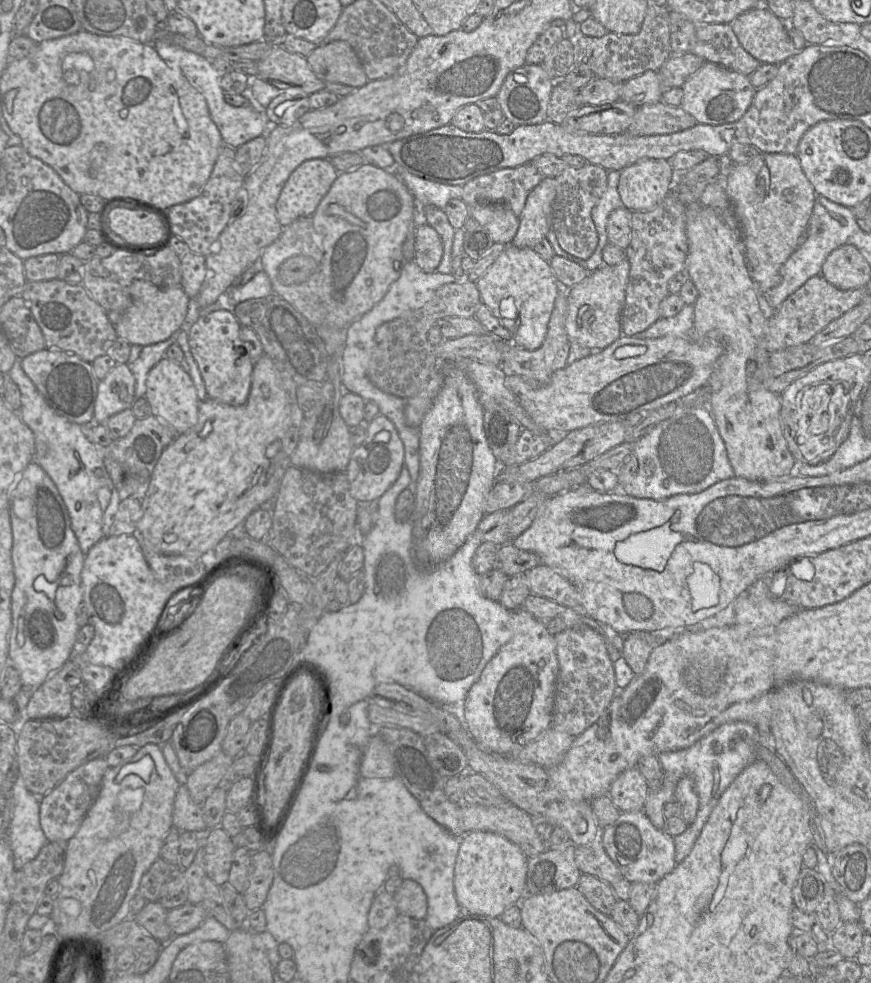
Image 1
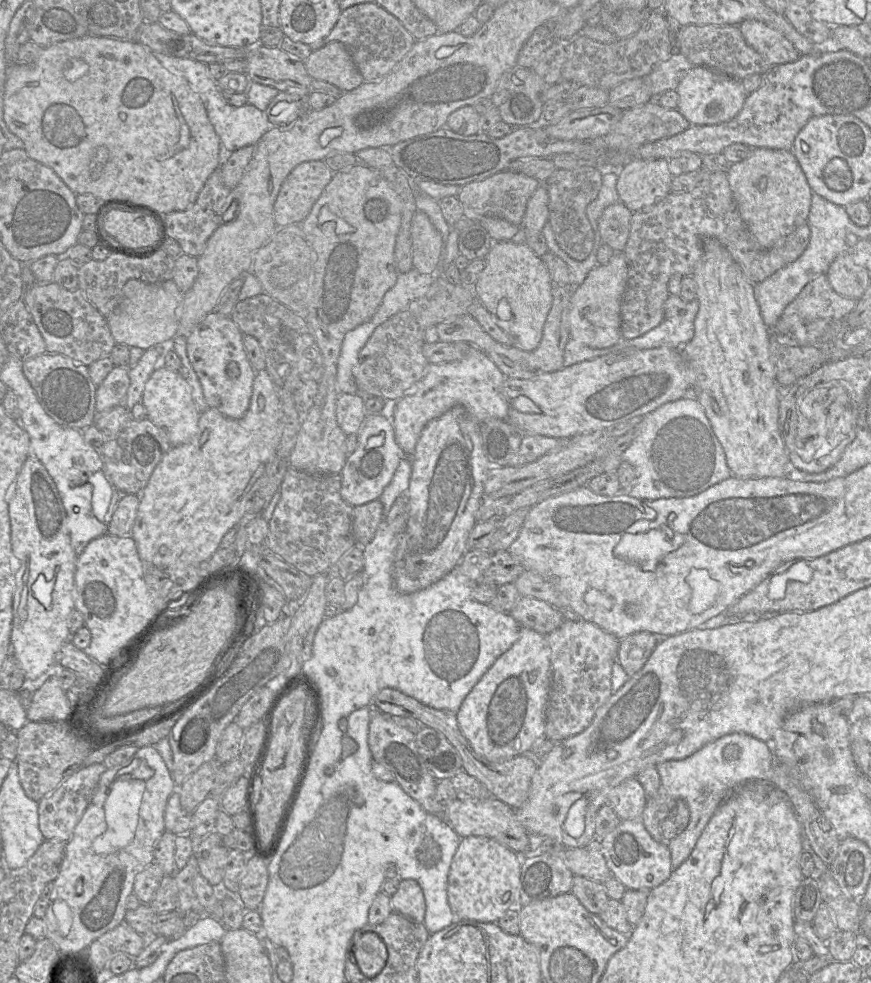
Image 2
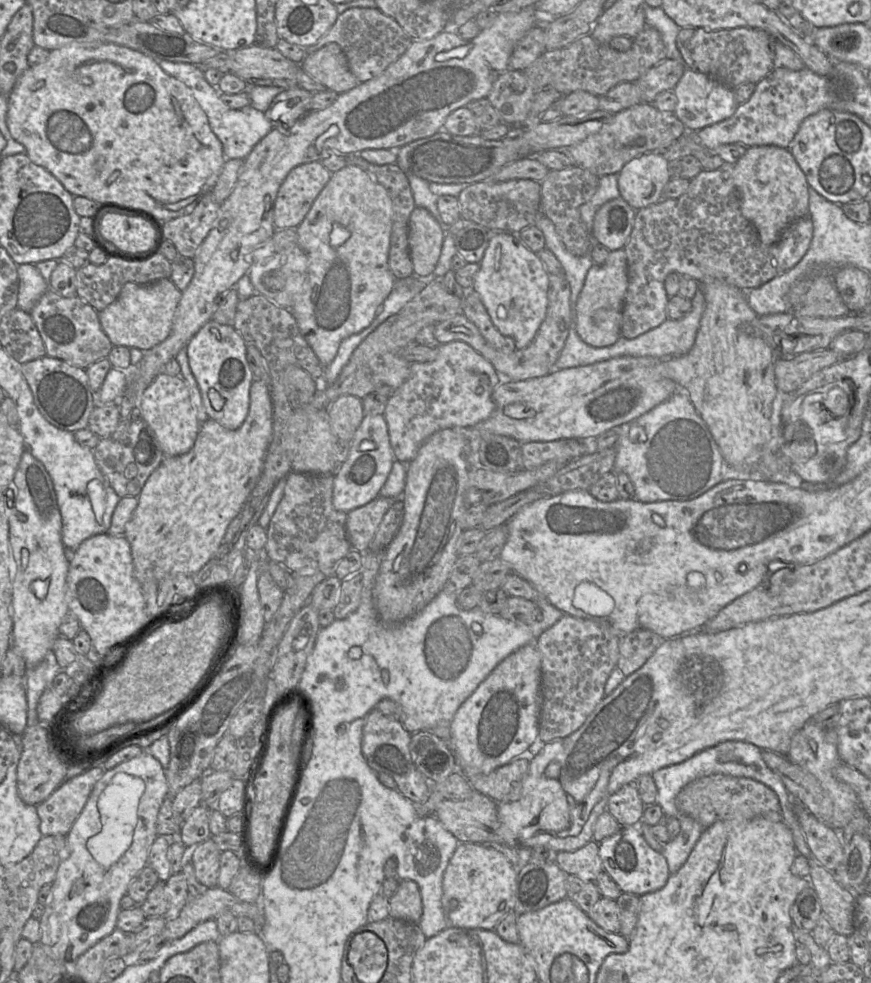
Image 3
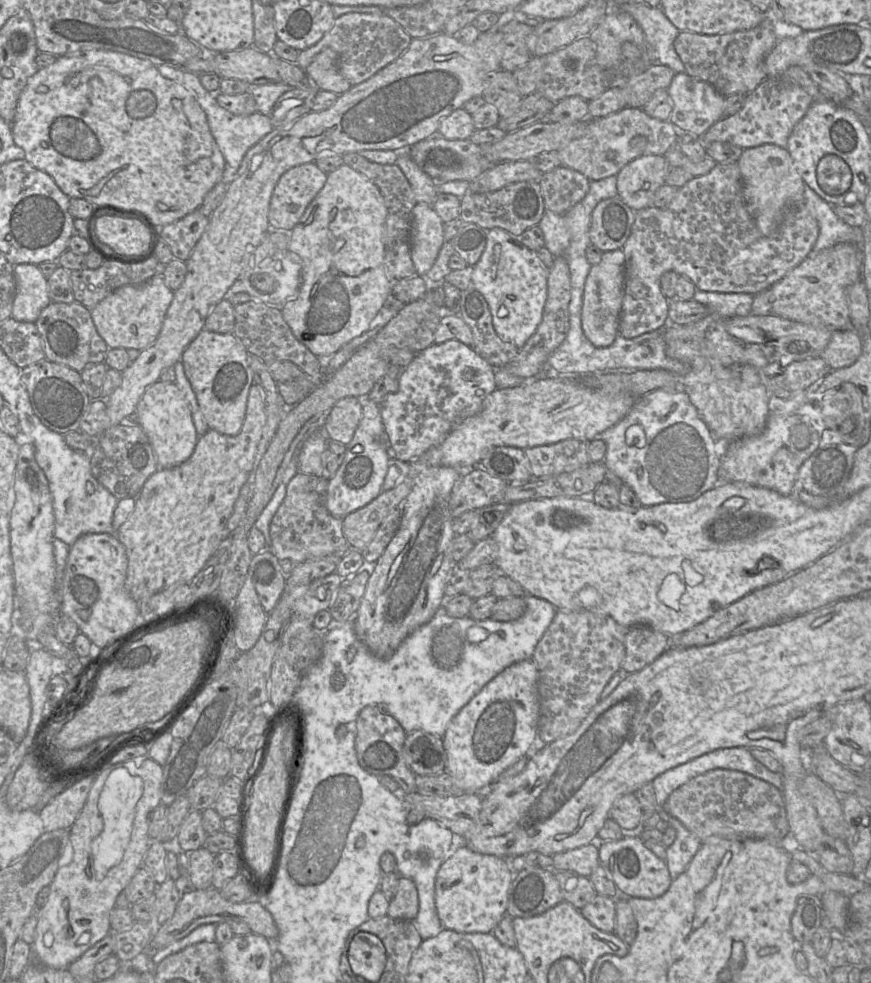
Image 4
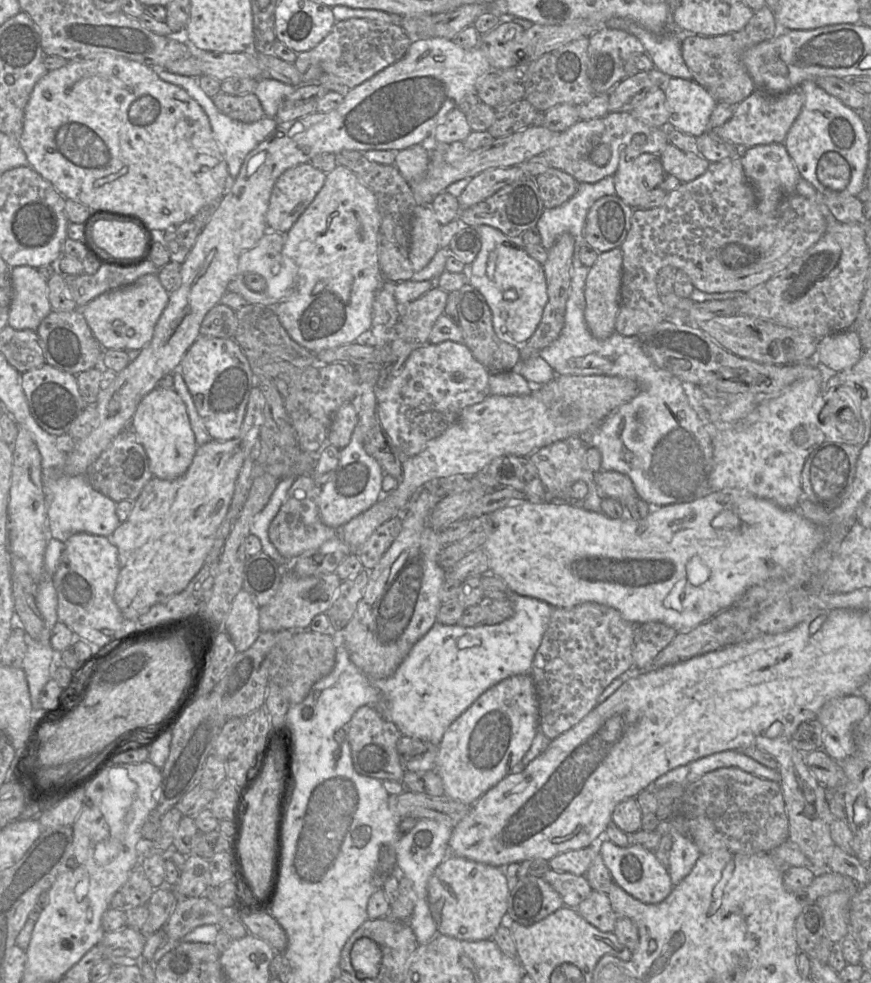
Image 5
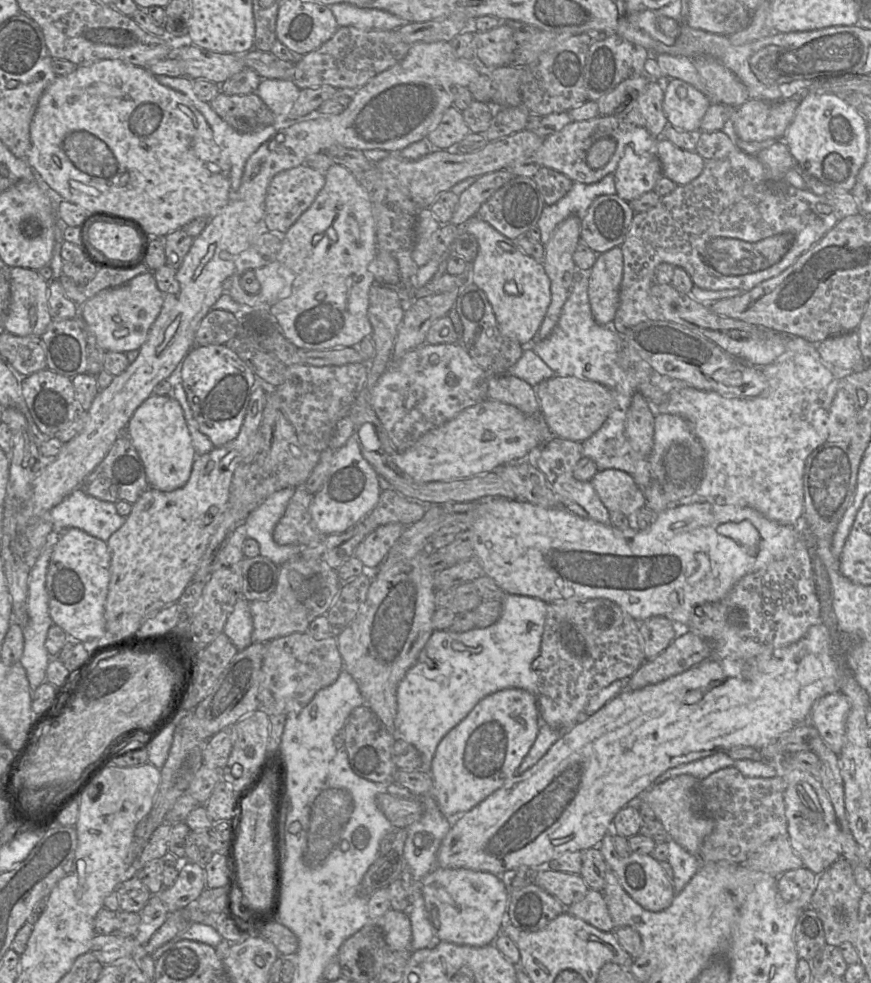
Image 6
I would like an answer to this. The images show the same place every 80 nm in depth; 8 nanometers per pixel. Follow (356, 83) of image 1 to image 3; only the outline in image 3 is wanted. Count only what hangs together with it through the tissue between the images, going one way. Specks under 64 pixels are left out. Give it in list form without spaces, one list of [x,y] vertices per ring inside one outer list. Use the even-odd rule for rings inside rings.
[[[334,42],[307,54],[300,65],[310,77],[337,94],[345,93],[359,84],[343,50]]]

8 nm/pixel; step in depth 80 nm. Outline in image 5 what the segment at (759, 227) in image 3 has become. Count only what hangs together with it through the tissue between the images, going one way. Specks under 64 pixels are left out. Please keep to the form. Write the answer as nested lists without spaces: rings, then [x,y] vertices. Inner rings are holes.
[[[784,143],[757,145],[743,149],[740,159],[745,176],[753,188],[760,213],[772,213],[785,197],[796,193],[796,186],[801,176]]]

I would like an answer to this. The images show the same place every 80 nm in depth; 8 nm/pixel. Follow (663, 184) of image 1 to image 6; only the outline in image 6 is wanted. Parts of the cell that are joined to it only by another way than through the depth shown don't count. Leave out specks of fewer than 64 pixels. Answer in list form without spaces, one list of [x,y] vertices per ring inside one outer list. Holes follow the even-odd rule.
[[[626,145],[614,172],[616,194],[630,202],[652,191],[662,175],[662,166],[655,151],[636,154],[631,146]]]

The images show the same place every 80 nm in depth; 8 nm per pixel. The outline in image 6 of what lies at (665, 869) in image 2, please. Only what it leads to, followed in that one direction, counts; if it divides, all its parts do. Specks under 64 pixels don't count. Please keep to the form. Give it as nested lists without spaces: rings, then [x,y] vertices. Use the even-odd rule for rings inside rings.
[[[613,830],[604,836],[599,844],[599,849],[624,890],[644,909],[660,912],[672,904],[675,897],[673,884],[667,878],[661,864],[652,855],[632,853],[628,857],[621,857],[613,844]]]

